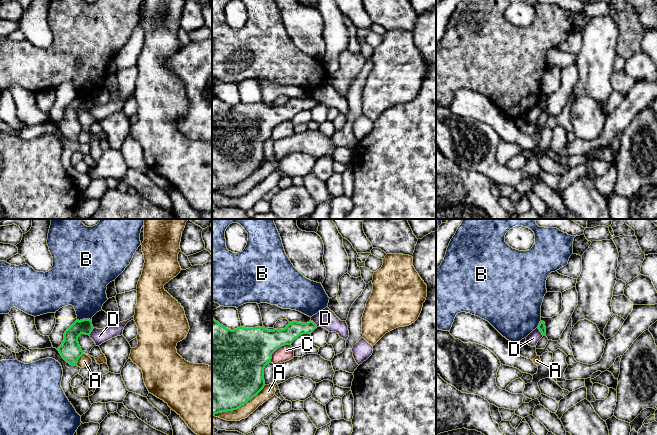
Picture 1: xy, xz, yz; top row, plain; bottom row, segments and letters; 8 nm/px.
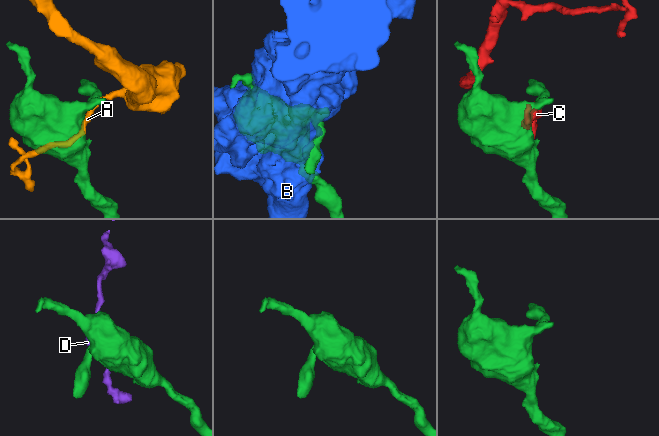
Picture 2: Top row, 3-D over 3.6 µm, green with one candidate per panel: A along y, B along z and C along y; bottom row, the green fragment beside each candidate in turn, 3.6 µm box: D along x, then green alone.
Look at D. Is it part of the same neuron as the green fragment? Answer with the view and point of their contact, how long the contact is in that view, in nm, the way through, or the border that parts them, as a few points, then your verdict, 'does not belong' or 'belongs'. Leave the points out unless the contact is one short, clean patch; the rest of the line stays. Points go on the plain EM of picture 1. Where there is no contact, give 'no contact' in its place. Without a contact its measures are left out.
contact yz (540, 107); length 80 nm; border yz (537, 104), (543, 111); does not belong

